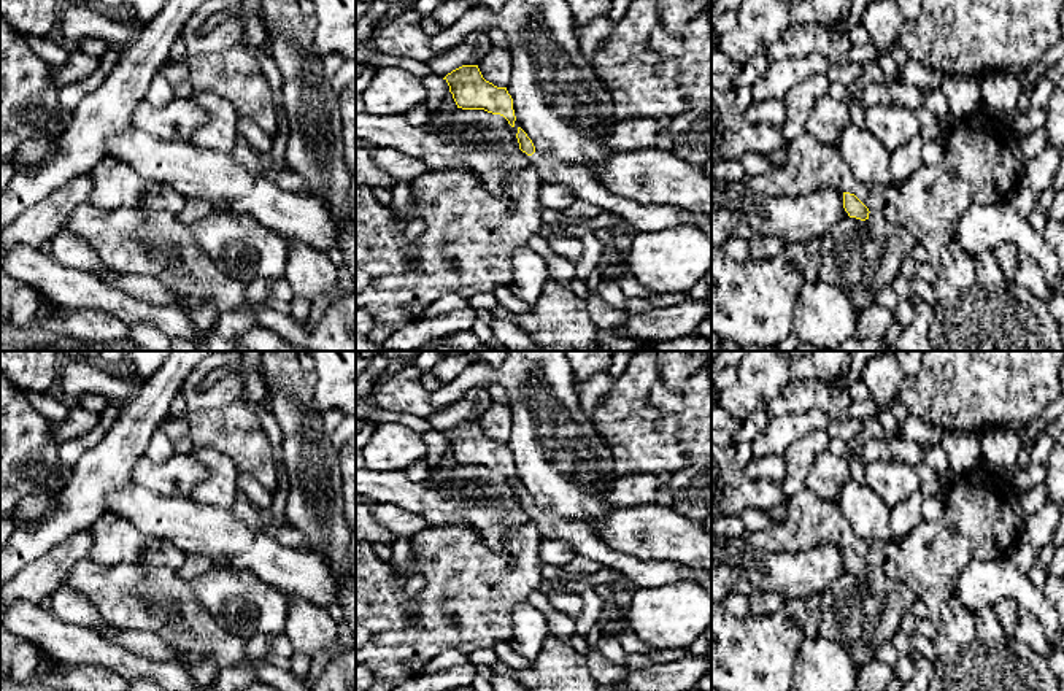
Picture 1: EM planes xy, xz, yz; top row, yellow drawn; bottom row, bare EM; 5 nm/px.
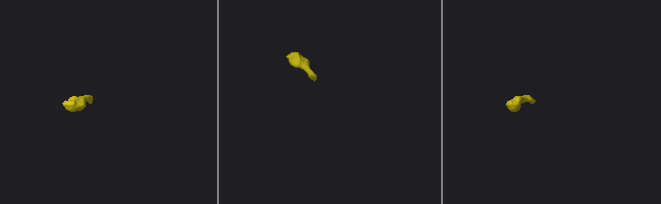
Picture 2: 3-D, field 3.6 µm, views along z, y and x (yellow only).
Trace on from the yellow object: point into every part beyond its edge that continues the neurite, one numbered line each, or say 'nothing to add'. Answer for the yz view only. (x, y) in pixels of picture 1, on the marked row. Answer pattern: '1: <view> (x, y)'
nothing to add

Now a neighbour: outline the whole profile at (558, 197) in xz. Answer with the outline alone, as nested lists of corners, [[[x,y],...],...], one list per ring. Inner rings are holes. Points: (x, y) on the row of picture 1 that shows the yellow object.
[[[562,184],[543,186],[538,199],[543,208],[549,208],[556,211],[565,211],[576,200],[575,194]]]

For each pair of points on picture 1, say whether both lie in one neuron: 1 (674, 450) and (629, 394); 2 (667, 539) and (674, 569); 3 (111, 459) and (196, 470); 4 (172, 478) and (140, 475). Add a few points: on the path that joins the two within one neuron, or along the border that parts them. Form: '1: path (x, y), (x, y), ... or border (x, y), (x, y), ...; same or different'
1: path (658, 440), (629, 410); same
2: border (636, 556), (642, 559), (677, 561), (694, 569); different
3: border (145, 456), (135, 464), (131, 480); different
4: path (164, 478), (148, 475); same

